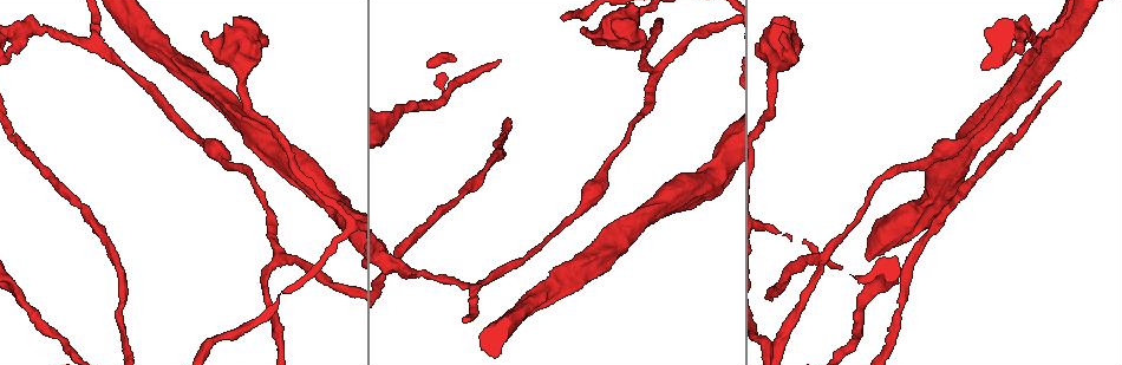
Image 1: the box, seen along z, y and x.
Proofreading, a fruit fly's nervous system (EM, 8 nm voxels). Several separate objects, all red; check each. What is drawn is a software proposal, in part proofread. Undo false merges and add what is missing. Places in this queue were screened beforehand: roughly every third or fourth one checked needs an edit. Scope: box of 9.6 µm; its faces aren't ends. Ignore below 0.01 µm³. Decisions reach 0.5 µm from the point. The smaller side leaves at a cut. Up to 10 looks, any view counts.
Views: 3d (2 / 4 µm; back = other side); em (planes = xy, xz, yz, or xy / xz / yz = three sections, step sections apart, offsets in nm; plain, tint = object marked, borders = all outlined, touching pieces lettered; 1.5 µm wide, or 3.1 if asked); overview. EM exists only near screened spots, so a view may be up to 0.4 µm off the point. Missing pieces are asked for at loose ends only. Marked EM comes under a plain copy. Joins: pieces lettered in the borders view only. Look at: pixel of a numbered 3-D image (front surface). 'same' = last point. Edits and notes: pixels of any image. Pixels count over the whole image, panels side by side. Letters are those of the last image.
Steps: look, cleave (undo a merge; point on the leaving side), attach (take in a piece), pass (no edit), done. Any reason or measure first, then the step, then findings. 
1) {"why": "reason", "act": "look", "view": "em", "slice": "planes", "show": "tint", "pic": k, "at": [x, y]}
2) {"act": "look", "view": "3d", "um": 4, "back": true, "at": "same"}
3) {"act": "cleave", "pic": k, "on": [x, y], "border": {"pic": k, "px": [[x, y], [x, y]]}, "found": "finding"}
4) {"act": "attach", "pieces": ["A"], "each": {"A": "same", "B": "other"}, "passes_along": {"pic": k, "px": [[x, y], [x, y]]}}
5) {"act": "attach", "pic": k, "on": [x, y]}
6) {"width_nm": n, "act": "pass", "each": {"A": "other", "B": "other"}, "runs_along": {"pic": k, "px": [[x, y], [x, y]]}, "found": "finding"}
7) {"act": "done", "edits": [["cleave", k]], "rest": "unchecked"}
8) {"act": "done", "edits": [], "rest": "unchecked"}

{"why": "narrows sharply", "act": "look", "view": "em", "slice": "planes", "show": "borders", "pic": 1, "at": [460, 198]}

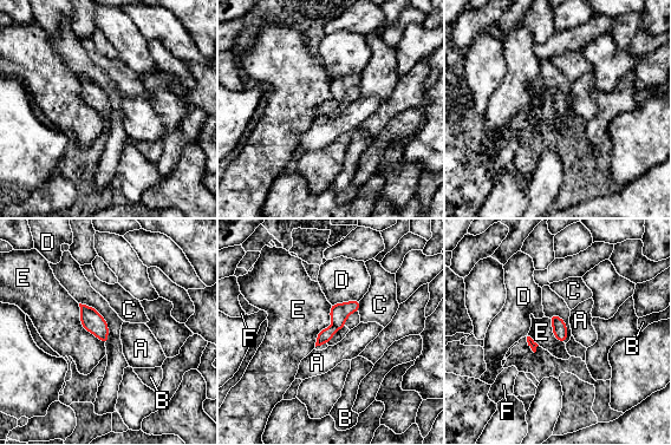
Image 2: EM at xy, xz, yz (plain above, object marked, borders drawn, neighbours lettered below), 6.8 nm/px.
{"act": "pass", "each": {"A": "other", "B": "other", "C": "other", "D": "other", "E": "other", "F": "other"}, "runs_along": {"pic": 2, "px": [[357, 303], [350, 307], [319, 341]]}, "found": "continuous, no second cell"}

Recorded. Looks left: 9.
{"why": "three-way junction", "act": "look", "view": "em", "slice": "planes", "show": "borders", "pic": 1, "at": [470, 285]}

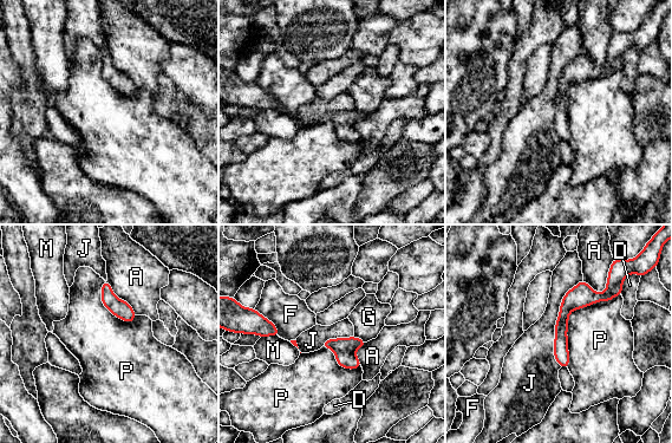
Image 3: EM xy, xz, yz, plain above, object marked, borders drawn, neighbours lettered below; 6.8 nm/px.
{"longest_contact_nm": ["P", 650], "act": "pass", "each": {"A": "other", "D": "other", "F": "other", "G": "other", "J": "other", "M": "other", "P": "other"}, "found": "continuous, no second cell"}

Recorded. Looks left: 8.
{"why": "arms part here", "act": "look", "view": "em", "slice": "planes", "show": "borders", "pic": 1, "at": [8, 31]}

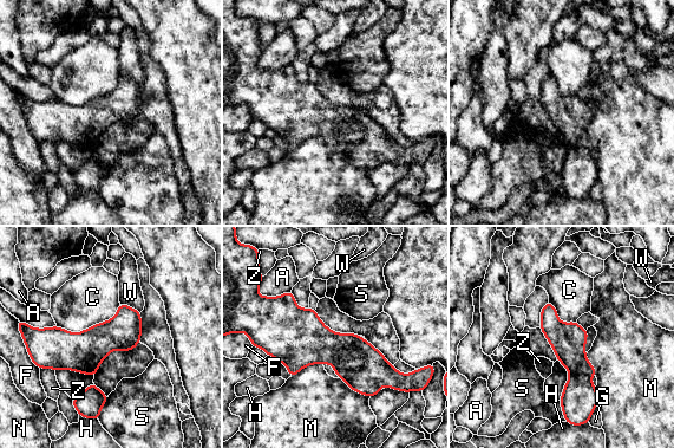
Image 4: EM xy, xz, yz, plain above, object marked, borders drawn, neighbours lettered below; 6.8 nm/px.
{"width_nm": 280, "act": "cleave", "pic": 4, "on": [568, 341], "each": {"A": "other", "C": "other", "F": "other", "G": "other", "H": "other", "M": "other", "N": "other", "S": "other", "W": "other", "Z": "other"}, "found": "a second cell is stuck on"}

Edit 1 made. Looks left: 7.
{"act": "look", "view": "overview"}

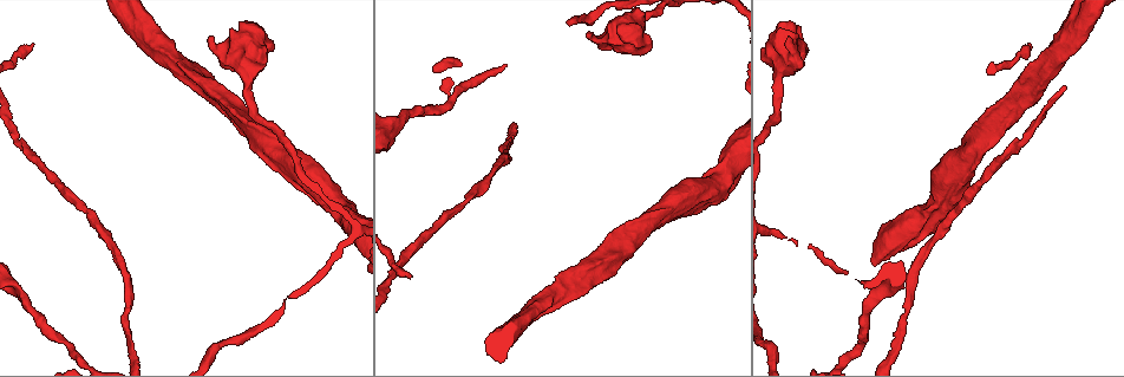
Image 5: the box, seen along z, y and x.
{"why": "stops while still wide", "act": "look", "view": "3d", "um": 4, "back": true, "pic": 5, "at": [789, 39]}

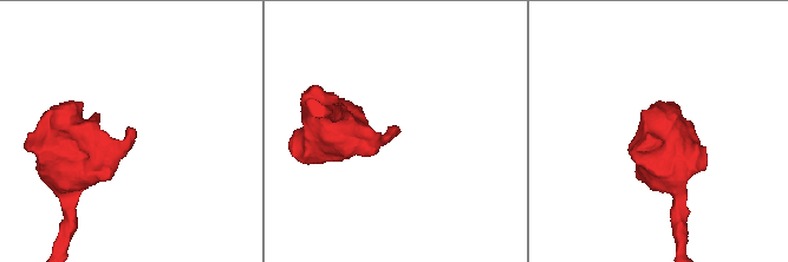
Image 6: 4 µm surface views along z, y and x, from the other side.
{"why": "shape alone is not enough", "act": "look", "view": "em", "slice": "xy", "step": 8, "show": "tint", "pic": 6, "at": [392, 135]}

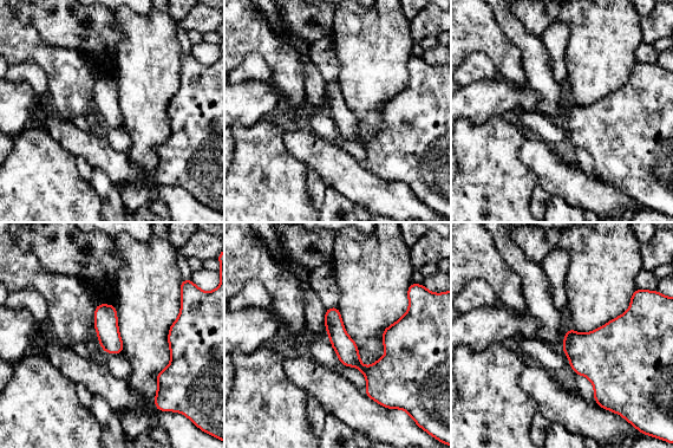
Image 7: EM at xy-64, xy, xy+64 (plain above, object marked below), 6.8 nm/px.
{"why": "another direction", "act": "look", "view": "em", "slice": "planes", "show": "borders", "at": "same"}

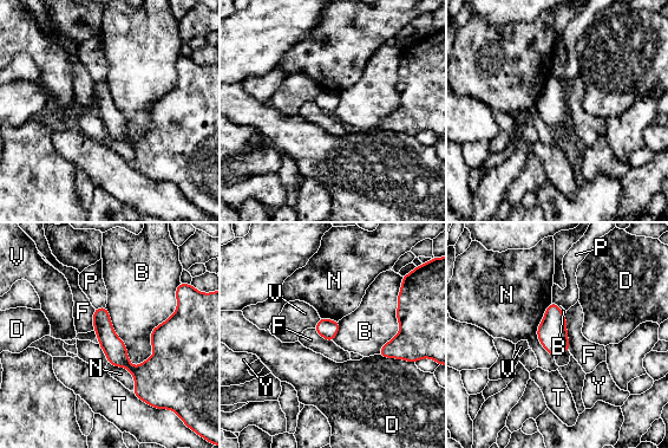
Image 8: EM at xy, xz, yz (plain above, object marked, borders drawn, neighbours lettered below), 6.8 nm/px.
{"act": "pass", "each": {"B": "other", "D": "other", "F": "other", "N": "other", "P": "other", "T": "other", "V": "other", "Y": "other"}, "runs_along": {"pic": 8, "px": [[96, 316], [132, 369], [146, 369], [177, 330]]}, "found": "none of them fits"}

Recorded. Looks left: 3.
{"act": "done", "edits": [["cleave", 4]], "rest": "unchecked"}

